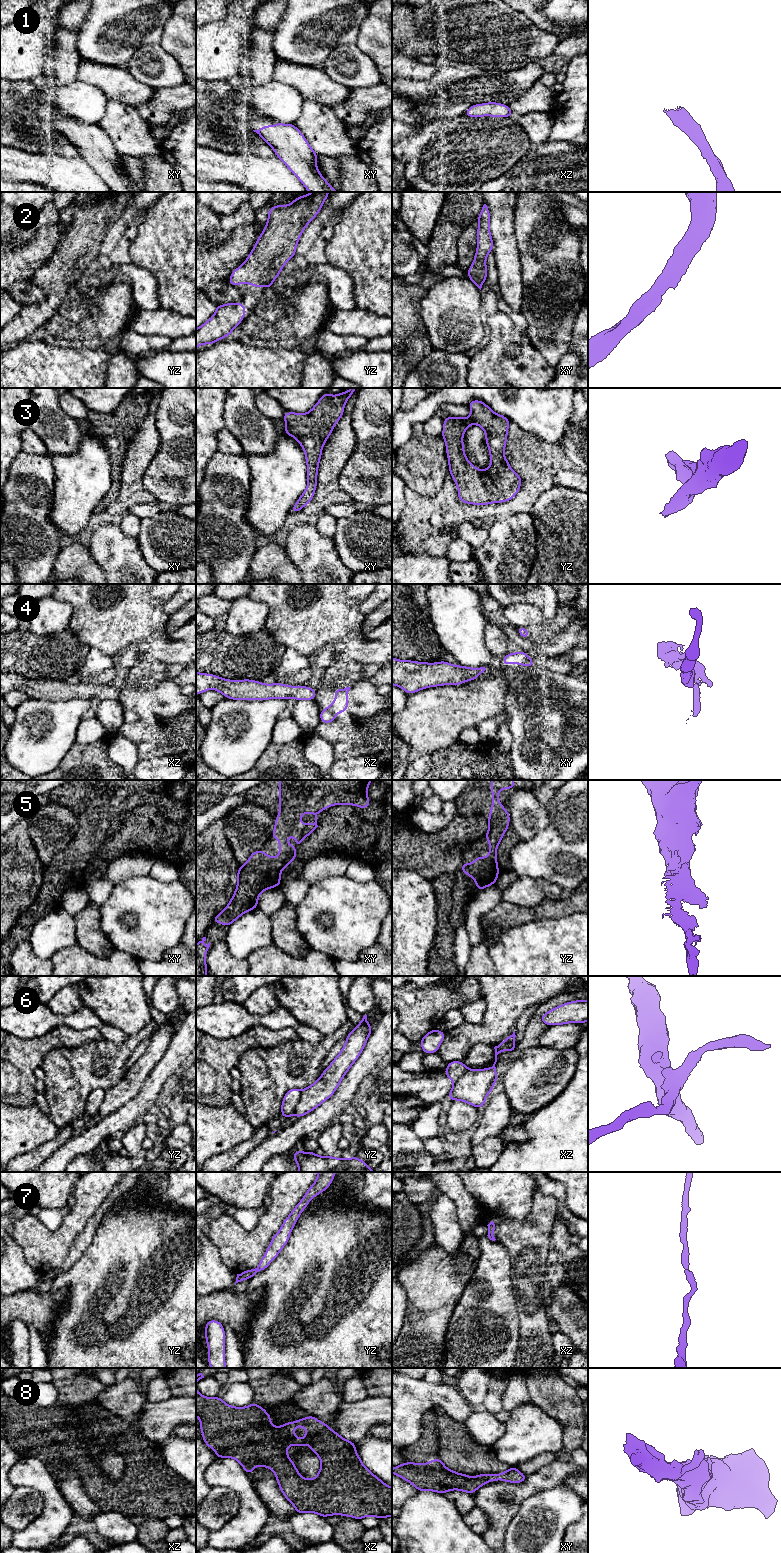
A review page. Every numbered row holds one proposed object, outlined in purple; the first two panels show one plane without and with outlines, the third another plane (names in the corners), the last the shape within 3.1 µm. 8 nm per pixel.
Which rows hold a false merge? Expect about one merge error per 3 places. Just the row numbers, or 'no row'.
6

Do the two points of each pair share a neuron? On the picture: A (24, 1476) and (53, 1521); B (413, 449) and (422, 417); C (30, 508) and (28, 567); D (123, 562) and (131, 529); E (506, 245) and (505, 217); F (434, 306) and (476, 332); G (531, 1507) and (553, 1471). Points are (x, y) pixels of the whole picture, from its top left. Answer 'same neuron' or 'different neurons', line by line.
A: same neuron
B: different neurons
C: same neuron
D: different neurons
E: same neuron
F: same neuron
G: different neurons

